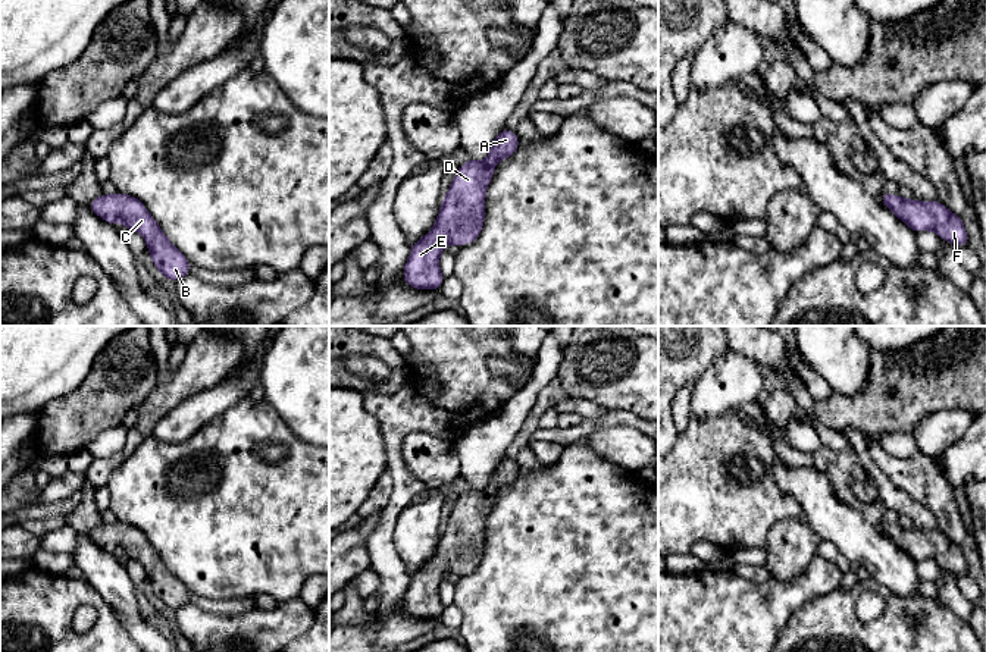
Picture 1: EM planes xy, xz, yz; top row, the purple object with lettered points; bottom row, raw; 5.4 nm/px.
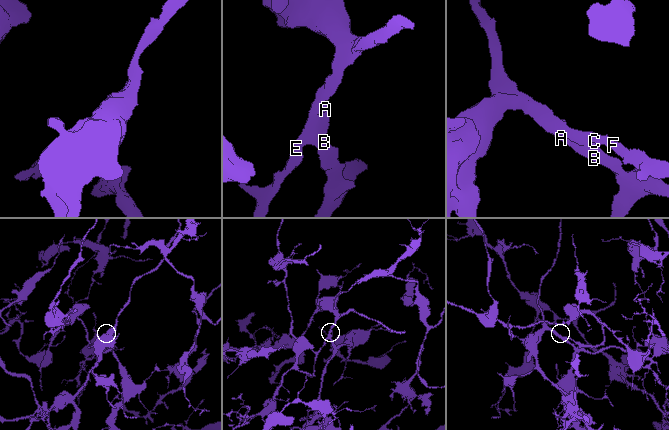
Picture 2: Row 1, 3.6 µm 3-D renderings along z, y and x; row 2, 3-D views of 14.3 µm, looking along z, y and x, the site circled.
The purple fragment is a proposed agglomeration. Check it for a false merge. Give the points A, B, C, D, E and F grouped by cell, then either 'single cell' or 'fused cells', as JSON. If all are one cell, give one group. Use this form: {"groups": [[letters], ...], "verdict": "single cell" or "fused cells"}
{"groups": [["A", "B", "C", "D", "E", "F"]], "verdict": "single cell"}

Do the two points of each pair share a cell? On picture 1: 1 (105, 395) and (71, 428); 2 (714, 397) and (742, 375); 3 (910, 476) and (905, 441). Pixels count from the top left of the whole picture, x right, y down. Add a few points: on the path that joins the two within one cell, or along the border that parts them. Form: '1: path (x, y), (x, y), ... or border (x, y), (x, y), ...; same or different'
1: path (96, 404), (80, 419); same
2: path (722, 391), (735, 381); same
3: border (876, 444), (895, 457), (911, 458), (920, 454); different

